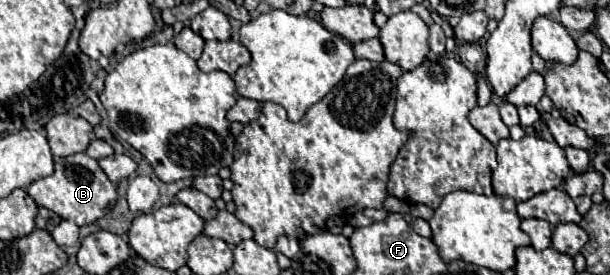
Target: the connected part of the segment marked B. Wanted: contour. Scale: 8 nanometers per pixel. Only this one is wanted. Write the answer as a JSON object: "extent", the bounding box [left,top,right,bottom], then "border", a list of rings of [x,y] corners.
{"extent":[27,153,117,227],"border":[[[75,153],[63,159],[57,159],[55,163],[55,173],[45,179],[37,179],[27,187],[27,193],[33,197],[33,201],[39,207],[47,207],[55,211],[61,219],[71,219],[79,227],[91,225],[97,219],[101,219],[117,199],[115,185],[107,179],[103,169],[95,159],[91,159],[85,153]]]}

